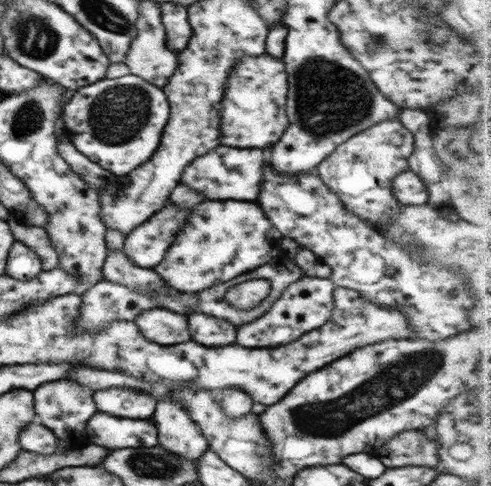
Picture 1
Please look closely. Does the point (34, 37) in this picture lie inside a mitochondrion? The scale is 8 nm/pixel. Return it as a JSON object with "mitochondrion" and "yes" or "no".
{"mitochondrion":"yes"}

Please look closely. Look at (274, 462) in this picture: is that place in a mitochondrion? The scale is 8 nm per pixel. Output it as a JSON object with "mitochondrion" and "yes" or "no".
{"mitochondrion":"no"}

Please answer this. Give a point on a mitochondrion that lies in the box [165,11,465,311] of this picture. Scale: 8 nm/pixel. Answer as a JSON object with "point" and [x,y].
{"point":[329,98]}

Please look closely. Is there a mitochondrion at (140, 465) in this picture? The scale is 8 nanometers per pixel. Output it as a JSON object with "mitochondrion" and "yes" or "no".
{"mitochondrion":"yes"}

